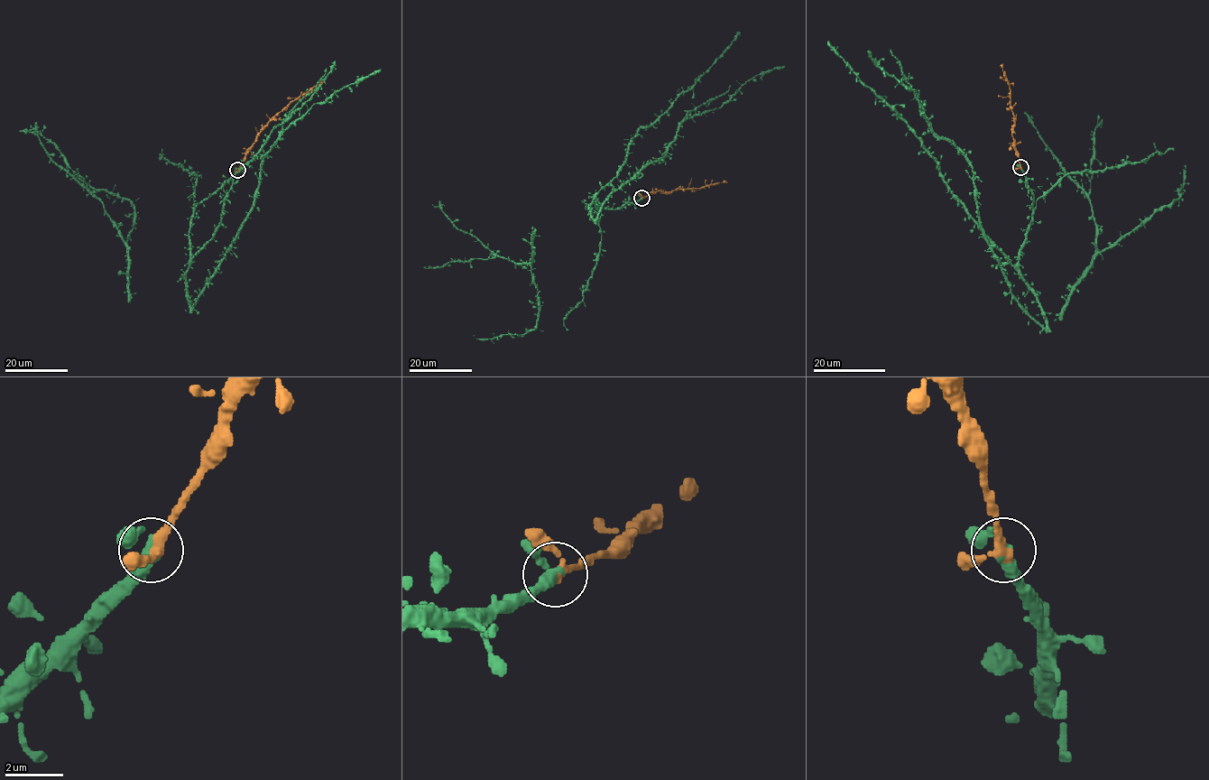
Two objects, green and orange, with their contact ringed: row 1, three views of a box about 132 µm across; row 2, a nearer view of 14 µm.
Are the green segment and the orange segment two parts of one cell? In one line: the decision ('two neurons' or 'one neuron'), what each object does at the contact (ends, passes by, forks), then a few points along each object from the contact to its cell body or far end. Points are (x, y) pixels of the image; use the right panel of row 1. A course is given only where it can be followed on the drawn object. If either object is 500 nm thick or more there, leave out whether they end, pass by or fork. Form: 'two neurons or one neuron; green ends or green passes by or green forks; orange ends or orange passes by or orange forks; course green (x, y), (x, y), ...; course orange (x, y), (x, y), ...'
one neuron; green passes by; orange passes by; course green (1020, 167), (1033, 211), (1019, 269), (1045, 329), (988, 244), (971, 162), (868, 50); course orange (1020, 167), (1012, 134), (1014, 117), (1010, 89), (1002, 63)

